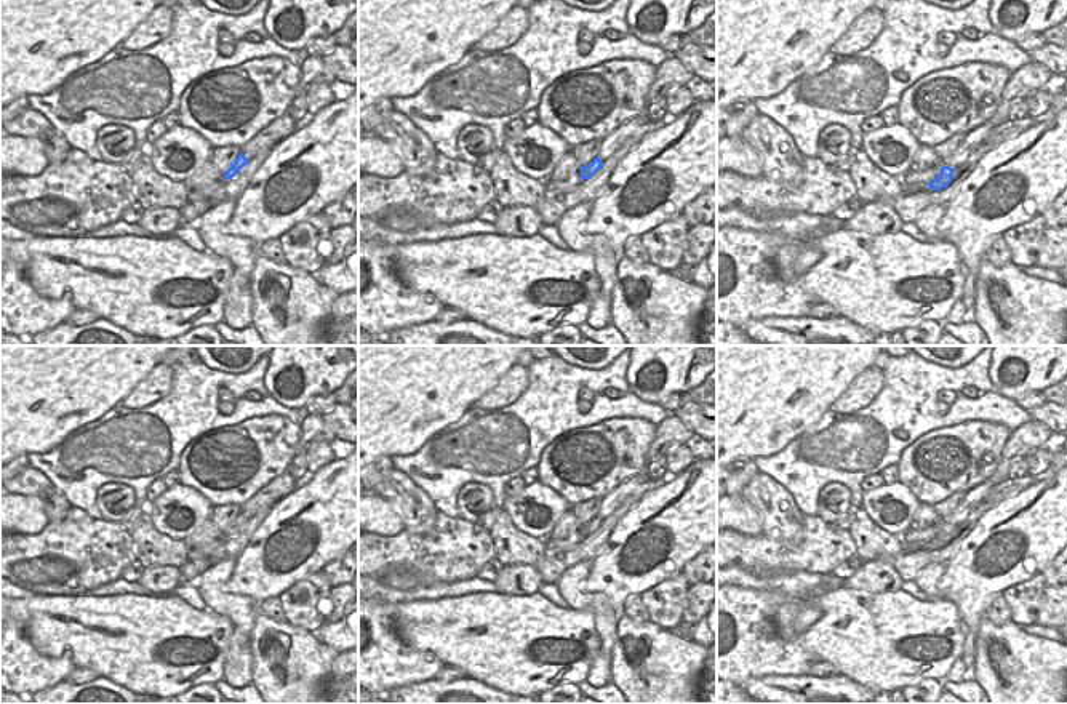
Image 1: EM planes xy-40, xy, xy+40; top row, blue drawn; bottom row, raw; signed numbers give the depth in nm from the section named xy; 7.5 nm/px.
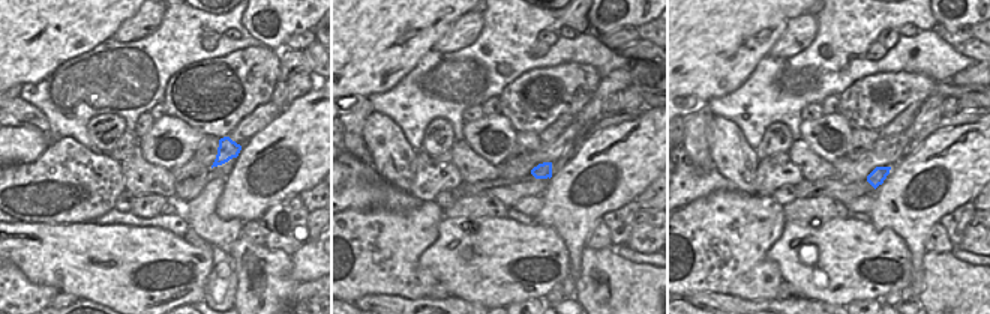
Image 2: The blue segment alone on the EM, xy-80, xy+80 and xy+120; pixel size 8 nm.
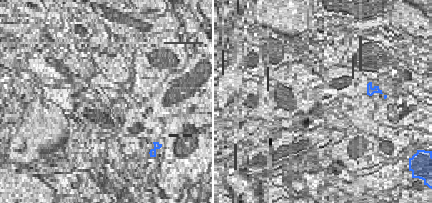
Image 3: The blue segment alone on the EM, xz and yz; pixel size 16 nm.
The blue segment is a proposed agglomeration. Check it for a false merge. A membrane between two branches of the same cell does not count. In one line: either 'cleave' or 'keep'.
keep

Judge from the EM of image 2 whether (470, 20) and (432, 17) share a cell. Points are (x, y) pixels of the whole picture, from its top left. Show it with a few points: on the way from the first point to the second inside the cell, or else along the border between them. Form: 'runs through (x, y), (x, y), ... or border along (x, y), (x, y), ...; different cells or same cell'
border along (462, 15), (434, 45); different cells

